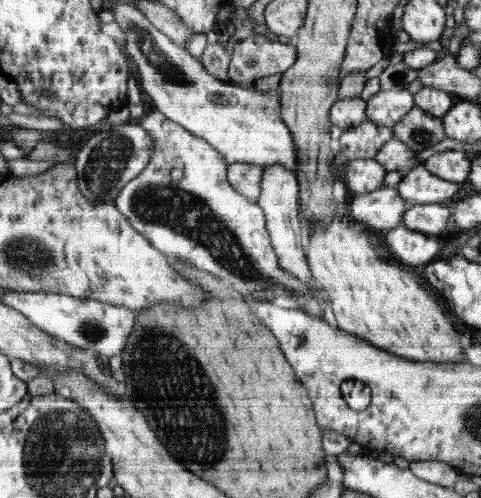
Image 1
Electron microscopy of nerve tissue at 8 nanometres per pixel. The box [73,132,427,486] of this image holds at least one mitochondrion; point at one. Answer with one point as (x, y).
(180, 398)

